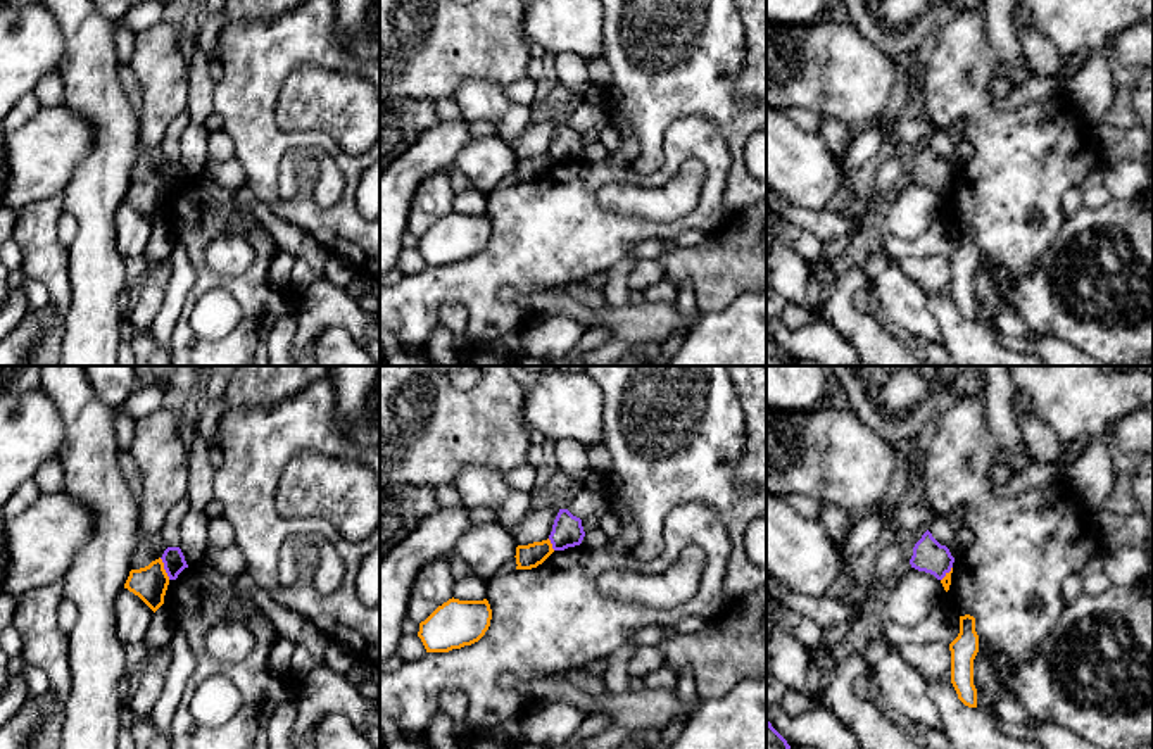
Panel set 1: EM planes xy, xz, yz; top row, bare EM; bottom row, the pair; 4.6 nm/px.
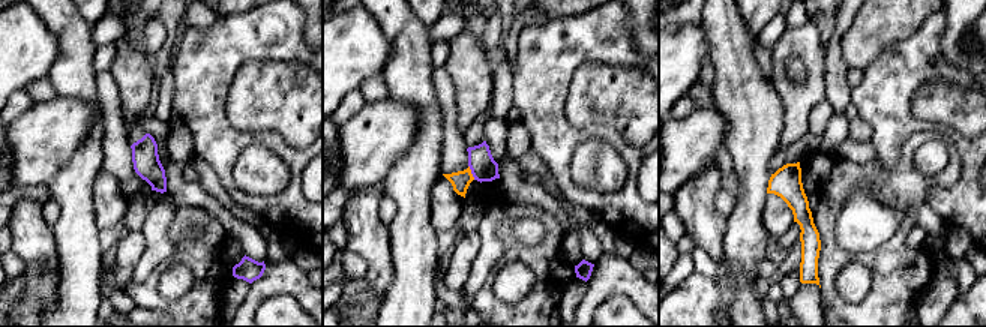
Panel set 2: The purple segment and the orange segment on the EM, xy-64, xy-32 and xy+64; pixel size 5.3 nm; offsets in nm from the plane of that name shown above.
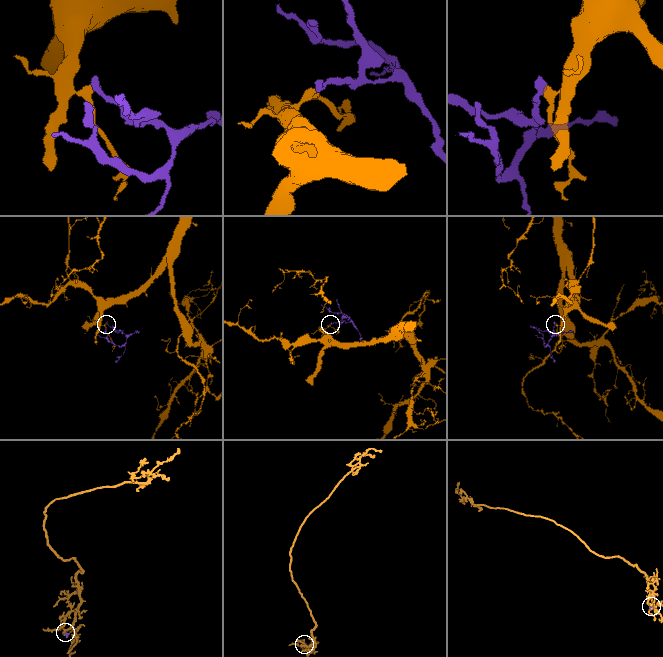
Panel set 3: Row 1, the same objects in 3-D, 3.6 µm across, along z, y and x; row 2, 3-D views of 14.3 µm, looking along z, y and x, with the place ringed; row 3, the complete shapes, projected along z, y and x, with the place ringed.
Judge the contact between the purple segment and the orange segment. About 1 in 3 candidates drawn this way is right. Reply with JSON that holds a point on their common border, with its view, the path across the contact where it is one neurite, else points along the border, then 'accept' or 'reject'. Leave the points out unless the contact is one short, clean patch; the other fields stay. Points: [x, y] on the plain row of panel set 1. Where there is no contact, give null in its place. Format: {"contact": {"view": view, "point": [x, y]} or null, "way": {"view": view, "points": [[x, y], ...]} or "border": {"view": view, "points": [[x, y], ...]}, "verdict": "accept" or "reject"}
{"contact": {"view": "xy", "point": [164, 182]}, "border": {"view": "xy", "points": [[159, 171], [170, 192]]}, "verdict": "reject"}

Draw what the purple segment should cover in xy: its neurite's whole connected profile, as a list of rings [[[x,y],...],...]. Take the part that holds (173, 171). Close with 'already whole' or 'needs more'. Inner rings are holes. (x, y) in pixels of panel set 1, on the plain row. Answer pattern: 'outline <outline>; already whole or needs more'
outline [[[167,160],[162,167],[164,183],[169,193],[176,193],[178,188],[188,181],[185,169],[180,160]]]; already whole

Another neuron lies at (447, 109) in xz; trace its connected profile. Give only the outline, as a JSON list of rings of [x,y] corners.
[[[447,97],[447,98],[435,102],[435,110],[437,110],[438,121],[459,121],[459,119],[463,119],[461,107],[454,100],[454,97]]]

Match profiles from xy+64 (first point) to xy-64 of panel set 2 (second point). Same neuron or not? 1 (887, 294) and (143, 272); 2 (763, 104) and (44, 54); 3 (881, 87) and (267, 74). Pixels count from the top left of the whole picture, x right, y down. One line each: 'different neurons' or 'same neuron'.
1: different neurons
2: different neurons
3: different neurons

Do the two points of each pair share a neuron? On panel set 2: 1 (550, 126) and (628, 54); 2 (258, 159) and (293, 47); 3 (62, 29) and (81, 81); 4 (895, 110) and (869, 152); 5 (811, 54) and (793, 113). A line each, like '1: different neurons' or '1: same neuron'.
1: same neuron
2: different neurons
3: same neuron
4: different neurons
5: same neuron

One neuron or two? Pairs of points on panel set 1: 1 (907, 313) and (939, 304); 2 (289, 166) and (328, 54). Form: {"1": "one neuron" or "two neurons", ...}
{"1": "two neurons", "2": "two neurons"}

